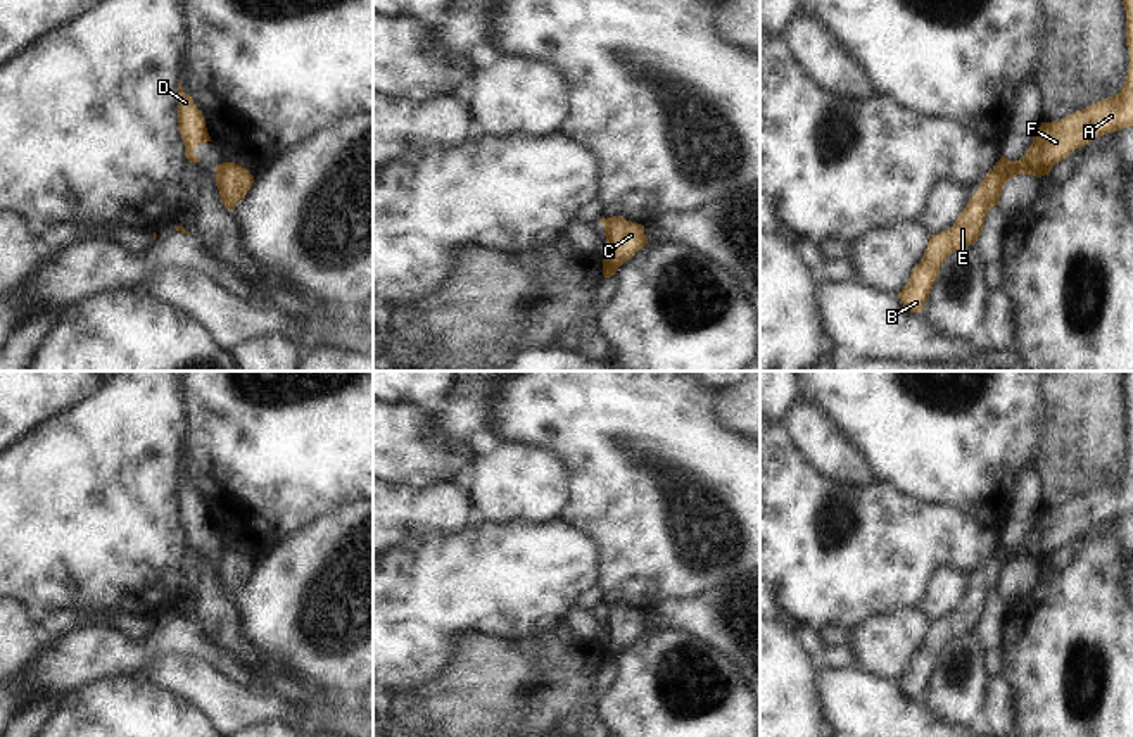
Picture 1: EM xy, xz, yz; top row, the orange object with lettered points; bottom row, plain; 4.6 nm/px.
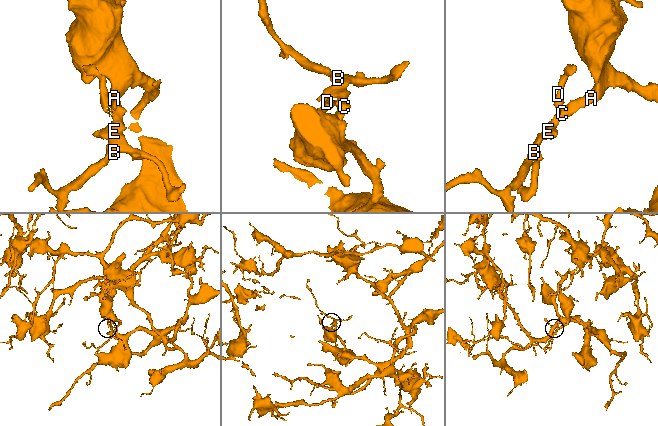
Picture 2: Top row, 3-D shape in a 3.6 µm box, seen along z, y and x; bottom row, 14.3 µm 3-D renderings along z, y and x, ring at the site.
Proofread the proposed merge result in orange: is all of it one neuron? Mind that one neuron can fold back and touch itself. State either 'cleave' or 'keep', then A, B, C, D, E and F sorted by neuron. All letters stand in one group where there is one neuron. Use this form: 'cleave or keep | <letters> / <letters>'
cleave | A B C E F / D

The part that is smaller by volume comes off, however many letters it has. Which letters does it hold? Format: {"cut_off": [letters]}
{"cut_off": ["D"]}

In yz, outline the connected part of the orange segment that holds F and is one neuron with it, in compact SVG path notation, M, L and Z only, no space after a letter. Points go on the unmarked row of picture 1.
M1123 371L1123 392L1126 397L1126 433L1130 438L1123 476L1083 497L1067 501L1060 507L1041 509L1035 518L1033 530L1019 547L1014 549L1002 542L984 563L981 573L971 583L953 613L931 621L922 647L914 654L908 670L898 680L907 697L922 699L946 644L978 628L988 597L993 592L1000 592L1002 576L1010 564L1017 561L1041 564L1057 549L1097 523L1133 514L1133 371Z

